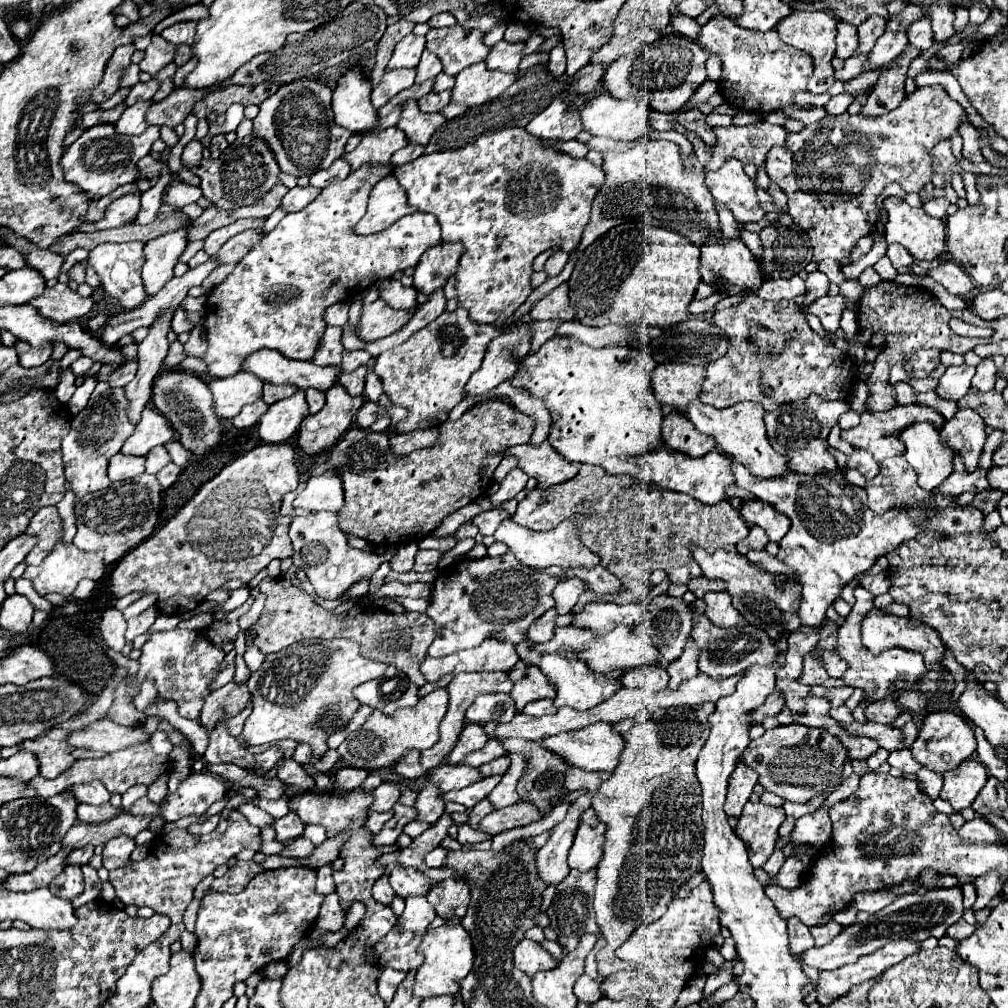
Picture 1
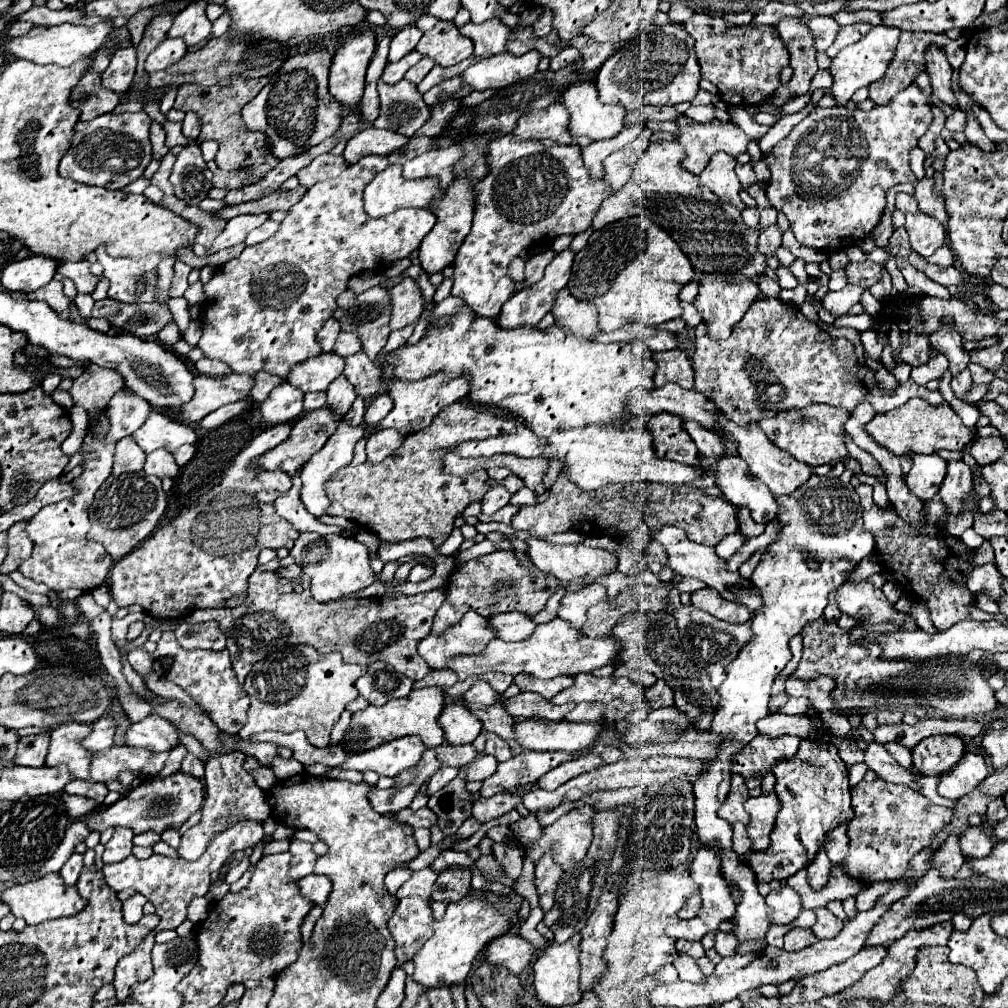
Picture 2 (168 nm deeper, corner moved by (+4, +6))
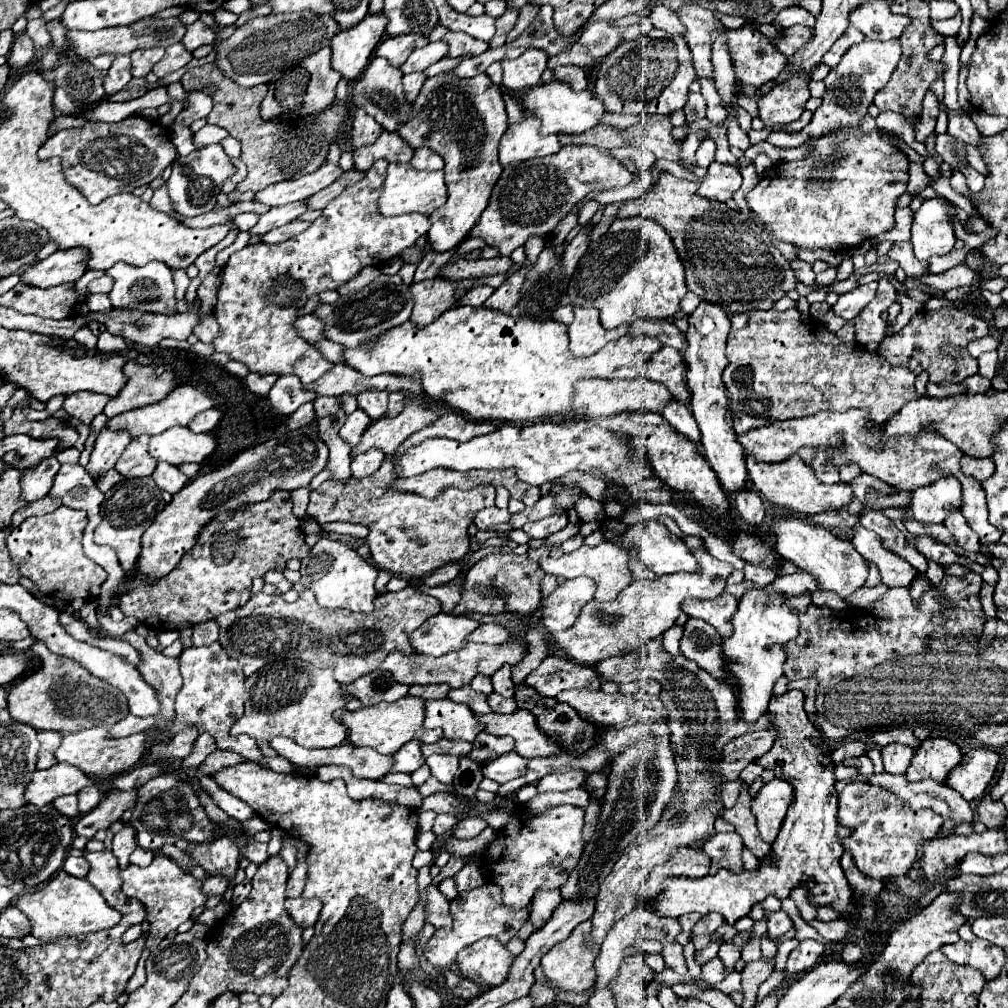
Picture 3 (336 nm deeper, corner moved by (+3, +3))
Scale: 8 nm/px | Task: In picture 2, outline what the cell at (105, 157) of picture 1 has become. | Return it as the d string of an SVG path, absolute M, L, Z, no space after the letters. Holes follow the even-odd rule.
M146 112L104 114L104 116L98 116L96 120L90 120L90 122L78 122L74 128L72 146L68 148L68 152L60 160L60 174L62 174L62 178L70 178L80 184L102 186L108 190L122 190L124 186L138 180L152 160L152 144L150 144L148 134L150 134L150 118Z

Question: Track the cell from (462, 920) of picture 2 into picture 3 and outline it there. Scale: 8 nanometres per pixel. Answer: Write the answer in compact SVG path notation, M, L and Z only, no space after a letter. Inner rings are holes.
M485 883L451 901L453 927L437 929L423 949L423 957L437 969L437 973L443 973L445 969L453 969L457 965L457 953L483 937L495 937L501 943L507 943L511 937L515 937L519 933L521 925L529 919L529 909L515 911L515 909L509 909L507 905L503 905L501 901L503 901L501 889L495 883Z

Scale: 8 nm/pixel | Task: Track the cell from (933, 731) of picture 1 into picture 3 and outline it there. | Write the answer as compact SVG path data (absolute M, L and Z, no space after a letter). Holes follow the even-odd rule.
M929 737L915 749L913 761L905 773L909 781L933 779L943 783L947 773L961 761L961 749L943 737Z

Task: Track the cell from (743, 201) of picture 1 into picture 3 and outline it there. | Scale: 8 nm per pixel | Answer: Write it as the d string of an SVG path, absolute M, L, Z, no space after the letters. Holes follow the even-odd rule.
M713 161L707 169L707 175L703 177L699 185L699 195L707 199L717 199L717 201L729 201L733 193L741 187L741 173L733 165L723 165Z

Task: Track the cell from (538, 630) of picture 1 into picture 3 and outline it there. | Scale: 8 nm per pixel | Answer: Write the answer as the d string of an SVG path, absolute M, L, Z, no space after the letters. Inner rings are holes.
M483 623L467 637L467 641L471 641L471 643L505 643L505 641L509 641L509 637L511 637L511 633L507 629L503 629L495 623Z

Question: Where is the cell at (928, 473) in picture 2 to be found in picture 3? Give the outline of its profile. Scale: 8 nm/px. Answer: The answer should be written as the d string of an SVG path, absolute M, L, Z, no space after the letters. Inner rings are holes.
M939 477L935 483L913 491L909 507L923 523L943 523L947 511L961 507L961 483L955 477Z

